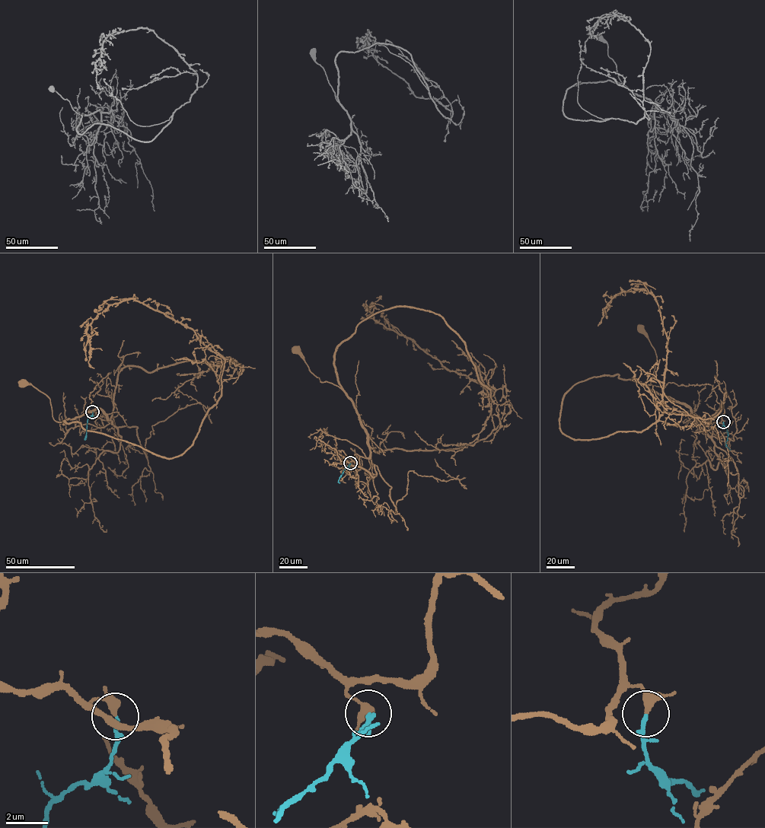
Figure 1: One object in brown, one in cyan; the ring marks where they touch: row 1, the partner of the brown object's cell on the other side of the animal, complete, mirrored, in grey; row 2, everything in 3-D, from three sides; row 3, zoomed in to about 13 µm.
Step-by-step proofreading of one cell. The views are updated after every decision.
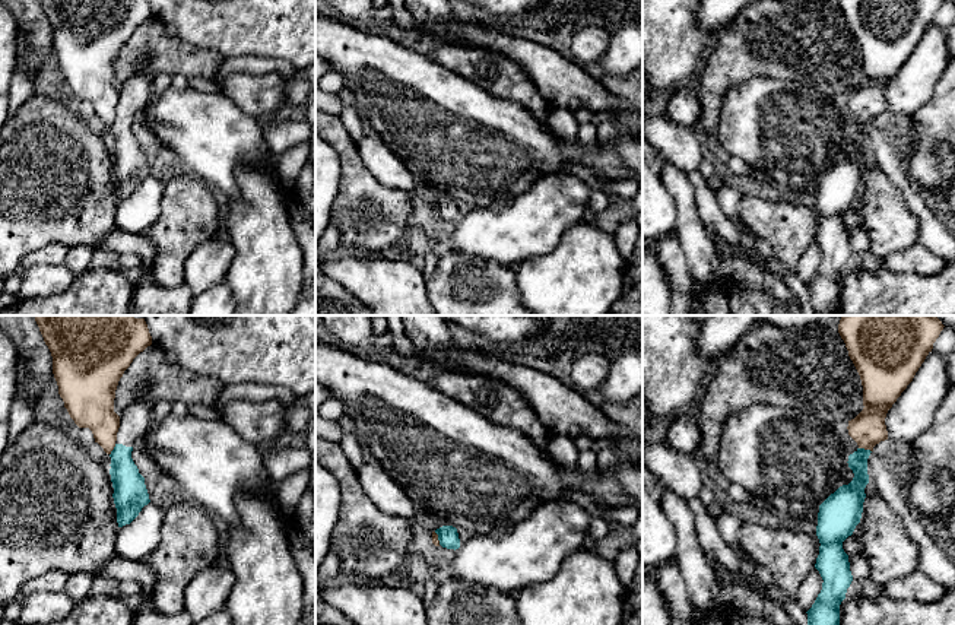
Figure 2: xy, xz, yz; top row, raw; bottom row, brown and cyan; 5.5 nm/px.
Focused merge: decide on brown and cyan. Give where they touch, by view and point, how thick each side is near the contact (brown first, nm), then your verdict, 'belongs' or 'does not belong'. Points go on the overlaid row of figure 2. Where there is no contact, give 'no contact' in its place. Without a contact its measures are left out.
contact yz (865, 449); calibres 190 and 120 nm; does not belong

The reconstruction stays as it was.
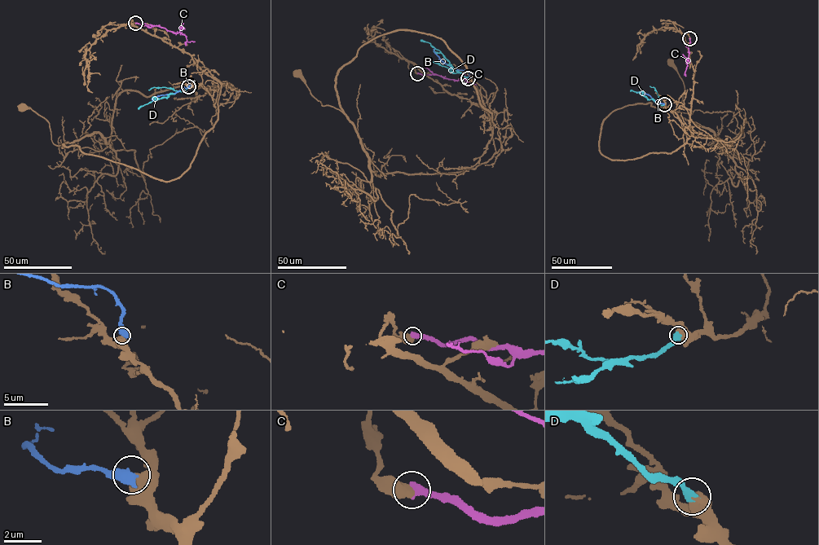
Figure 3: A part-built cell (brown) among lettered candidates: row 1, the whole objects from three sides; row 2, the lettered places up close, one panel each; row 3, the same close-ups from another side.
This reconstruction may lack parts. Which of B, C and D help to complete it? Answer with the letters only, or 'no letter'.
D

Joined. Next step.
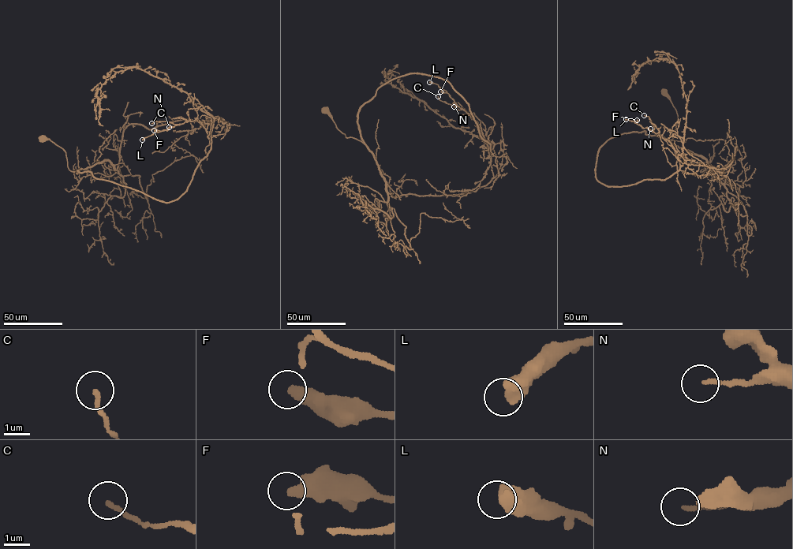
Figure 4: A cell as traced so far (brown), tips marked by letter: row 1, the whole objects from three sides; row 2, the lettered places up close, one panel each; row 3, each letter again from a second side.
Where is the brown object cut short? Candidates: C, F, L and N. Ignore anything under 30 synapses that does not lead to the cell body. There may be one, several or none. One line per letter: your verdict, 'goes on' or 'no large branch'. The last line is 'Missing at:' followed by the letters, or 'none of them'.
C: no large branch
F: no large branch
L: no large branch
N: no large branch
Missing at: none of them

